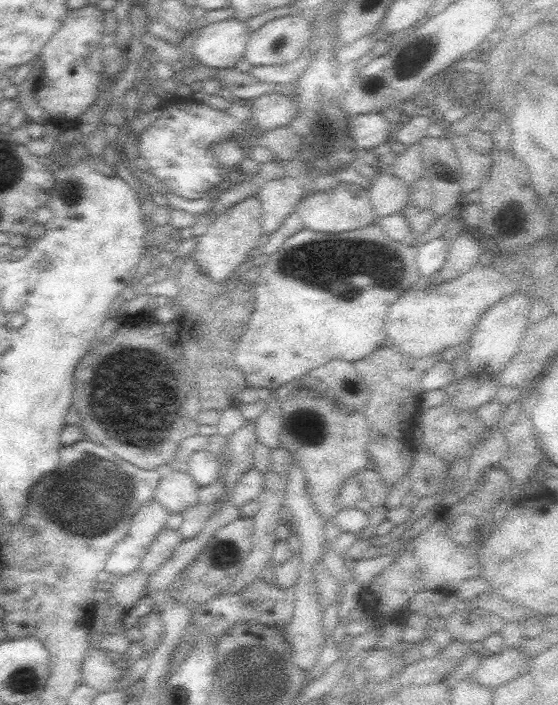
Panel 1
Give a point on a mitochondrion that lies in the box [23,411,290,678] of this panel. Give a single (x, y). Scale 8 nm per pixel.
(86, 494)

